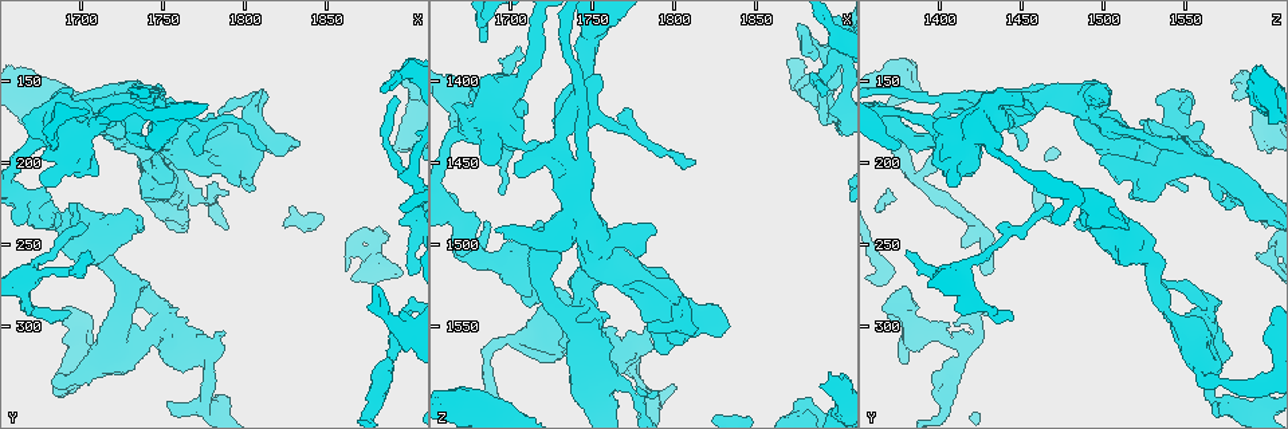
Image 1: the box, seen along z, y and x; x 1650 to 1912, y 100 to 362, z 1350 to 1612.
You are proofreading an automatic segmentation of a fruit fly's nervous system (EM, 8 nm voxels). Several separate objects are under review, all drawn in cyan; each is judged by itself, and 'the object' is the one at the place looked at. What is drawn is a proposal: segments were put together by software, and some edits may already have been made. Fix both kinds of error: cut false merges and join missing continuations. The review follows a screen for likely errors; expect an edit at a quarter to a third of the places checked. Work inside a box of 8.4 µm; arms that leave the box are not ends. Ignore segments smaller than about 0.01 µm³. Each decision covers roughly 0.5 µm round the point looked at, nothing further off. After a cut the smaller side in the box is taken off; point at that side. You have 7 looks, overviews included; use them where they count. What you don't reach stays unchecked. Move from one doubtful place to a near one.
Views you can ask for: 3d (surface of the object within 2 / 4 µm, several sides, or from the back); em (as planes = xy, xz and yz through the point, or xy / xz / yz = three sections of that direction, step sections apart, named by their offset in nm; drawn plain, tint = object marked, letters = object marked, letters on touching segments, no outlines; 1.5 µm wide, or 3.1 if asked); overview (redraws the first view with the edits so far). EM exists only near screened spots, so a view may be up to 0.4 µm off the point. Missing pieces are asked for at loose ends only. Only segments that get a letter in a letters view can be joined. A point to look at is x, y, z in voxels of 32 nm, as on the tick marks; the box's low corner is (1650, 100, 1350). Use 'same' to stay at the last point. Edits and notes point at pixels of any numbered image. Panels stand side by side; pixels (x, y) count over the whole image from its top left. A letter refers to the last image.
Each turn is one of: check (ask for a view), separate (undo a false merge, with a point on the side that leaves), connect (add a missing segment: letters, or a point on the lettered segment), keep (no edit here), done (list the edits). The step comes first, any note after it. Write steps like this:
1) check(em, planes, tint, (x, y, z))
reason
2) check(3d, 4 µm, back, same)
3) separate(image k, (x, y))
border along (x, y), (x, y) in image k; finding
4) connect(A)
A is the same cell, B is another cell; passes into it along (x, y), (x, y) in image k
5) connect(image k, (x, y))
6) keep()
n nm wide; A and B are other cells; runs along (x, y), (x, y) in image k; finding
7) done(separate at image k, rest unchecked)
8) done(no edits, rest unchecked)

check(3d, 2 µm, back, (1692, 224, 1466))

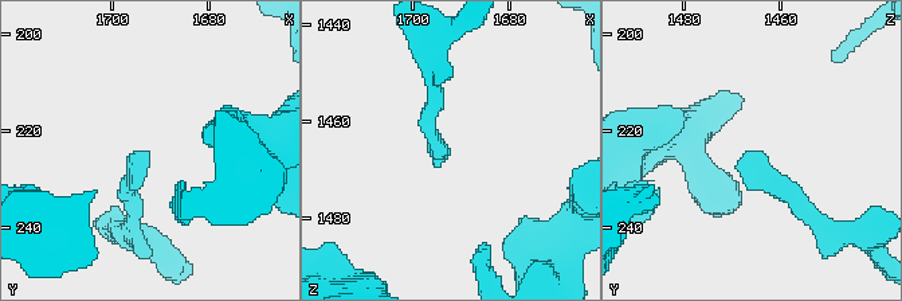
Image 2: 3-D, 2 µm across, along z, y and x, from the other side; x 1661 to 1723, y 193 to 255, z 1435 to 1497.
check(em, planes, letters, (1693, 223, 1466))

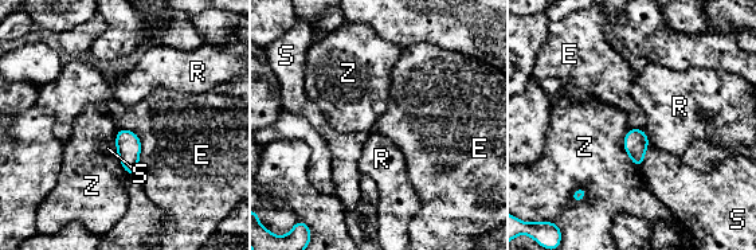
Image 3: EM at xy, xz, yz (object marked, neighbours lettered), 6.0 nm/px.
keep()
140 nm wide; E, R, S and Z are other cells; border along (118, 128), (138, 137), (137, 174) in image 3; none of them fits

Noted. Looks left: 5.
check(em, planes, letters, (1690, 290, 1434))
branch stops here

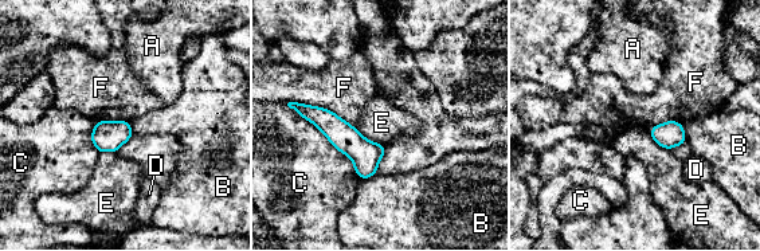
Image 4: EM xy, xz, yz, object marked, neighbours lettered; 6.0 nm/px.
keep()
120 nm wide; A, B, C, D, E and F are other cells; runs along (305, 108), (325, 120), (372, 171) in image 4; no lettered segment goes on from it

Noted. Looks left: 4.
check(em, xy, step 4, letters, (1804, 216, 1552))
thin end

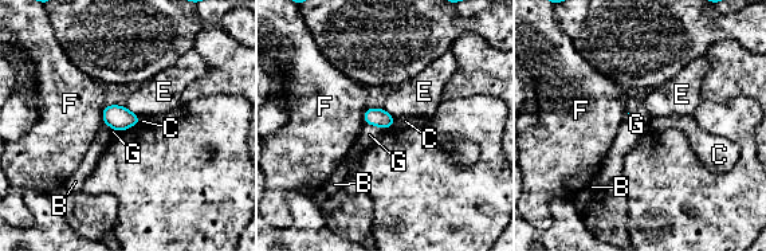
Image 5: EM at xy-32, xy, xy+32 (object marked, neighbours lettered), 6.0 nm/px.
check(em, planes, letters, same)
cut it another way

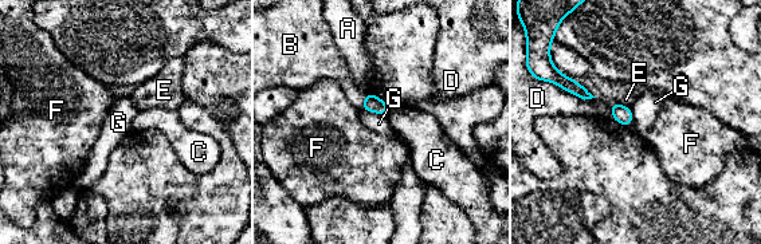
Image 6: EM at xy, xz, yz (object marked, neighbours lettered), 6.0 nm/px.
keep()
100 nm wide; A, B, C, D, E, F and G are other cells; border along (360, 109), (385, 115) in image 6; no lettered segment goes on from it

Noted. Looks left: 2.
done(no edits, rest unchecked)

